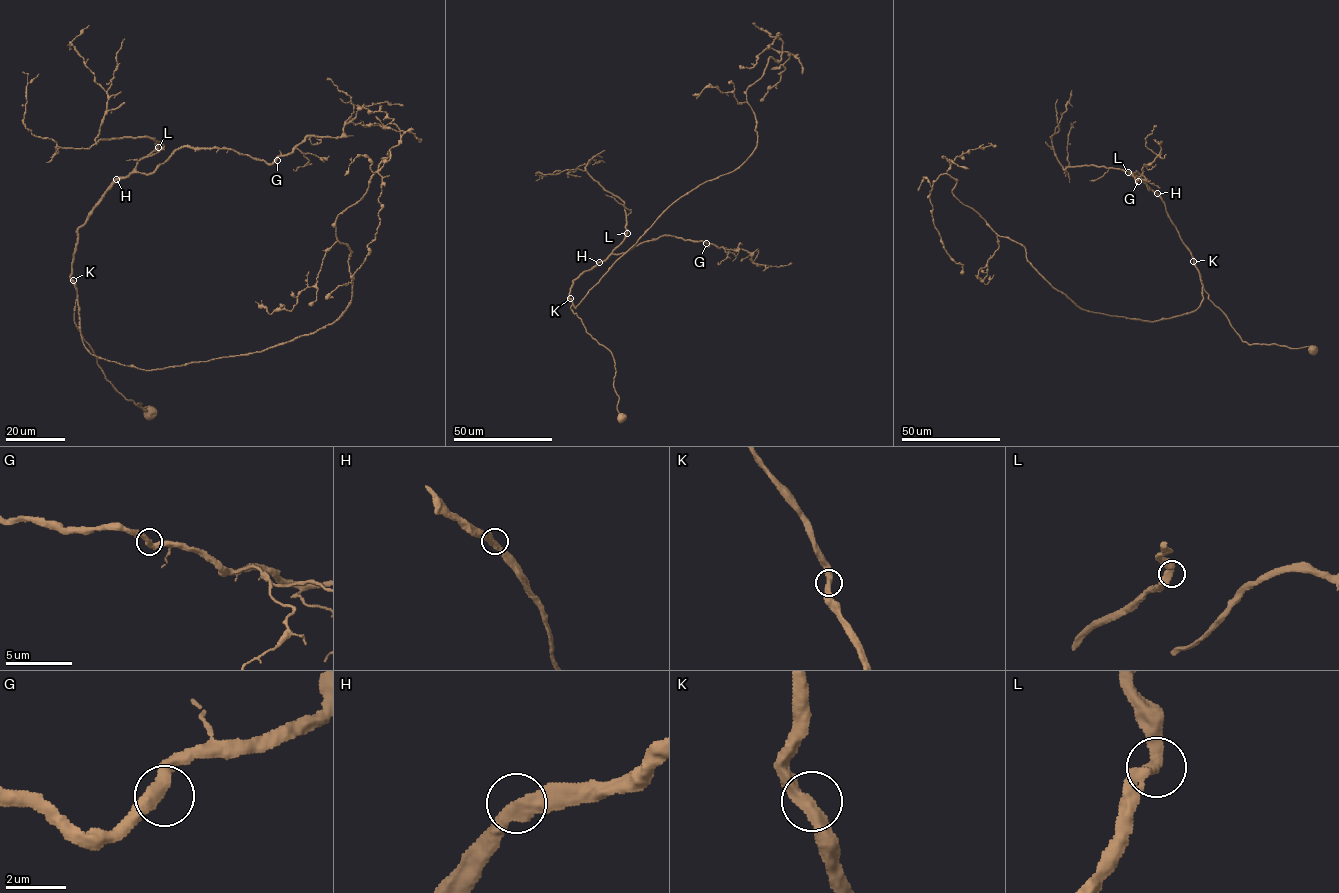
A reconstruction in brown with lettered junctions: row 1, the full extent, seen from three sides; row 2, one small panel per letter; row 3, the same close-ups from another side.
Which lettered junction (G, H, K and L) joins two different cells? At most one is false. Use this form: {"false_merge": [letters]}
{"false_merge": []}

